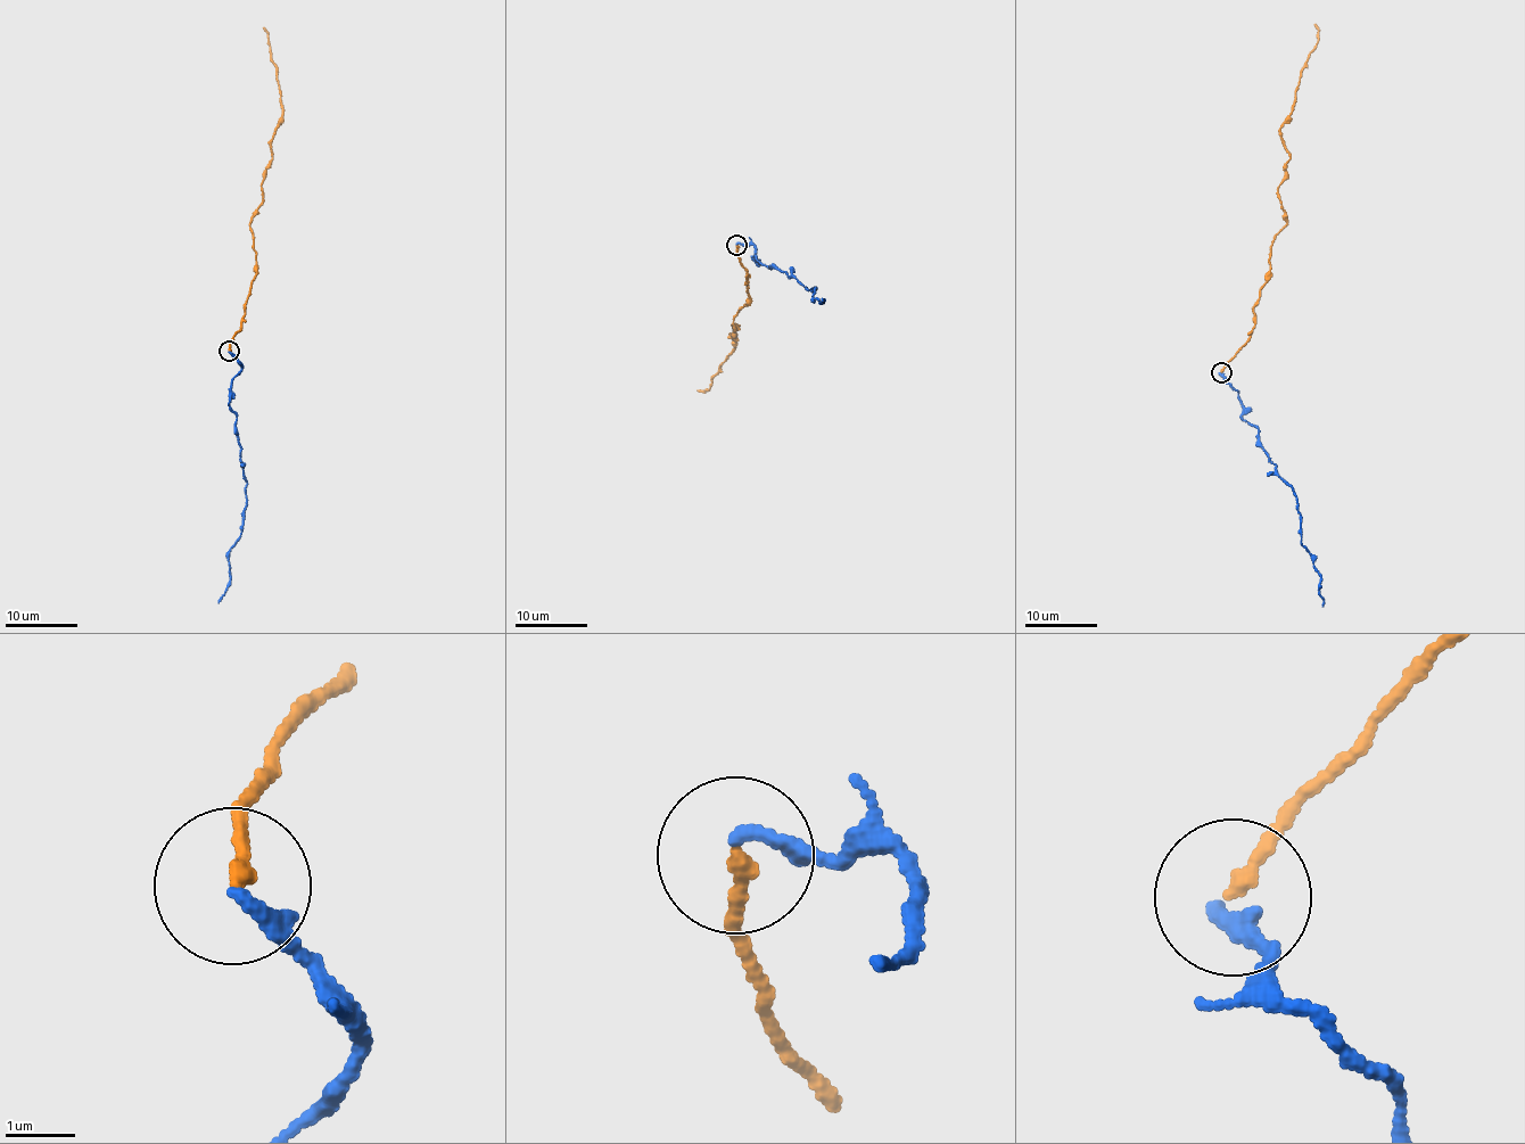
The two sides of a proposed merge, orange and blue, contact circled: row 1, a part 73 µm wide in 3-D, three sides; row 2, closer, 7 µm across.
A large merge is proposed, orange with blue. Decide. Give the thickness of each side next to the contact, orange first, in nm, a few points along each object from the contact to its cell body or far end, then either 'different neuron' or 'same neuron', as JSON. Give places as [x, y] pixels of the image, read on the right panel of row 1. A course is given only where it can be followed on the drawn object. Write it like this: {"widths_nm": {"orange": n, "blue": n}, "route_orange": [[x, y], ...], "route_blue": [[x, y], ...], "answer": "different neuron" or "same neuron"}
{"widths_nm": {"orange": 200, "blue": 220}, "route_orange": [[1220, 372], [1251, 336], [1271, 244], [1287, 220], [1278, 198], [1288, 159], [1280, 126], [1318, 40], [1315, 23]], "route_blue": [[1220, 372], [1235, 388], [1243, 418], [1258, 428], [1258, 445], [1296, 498], [1301, 542], [1320, 575], [1322, 606]], "answer": "same neuron"}

